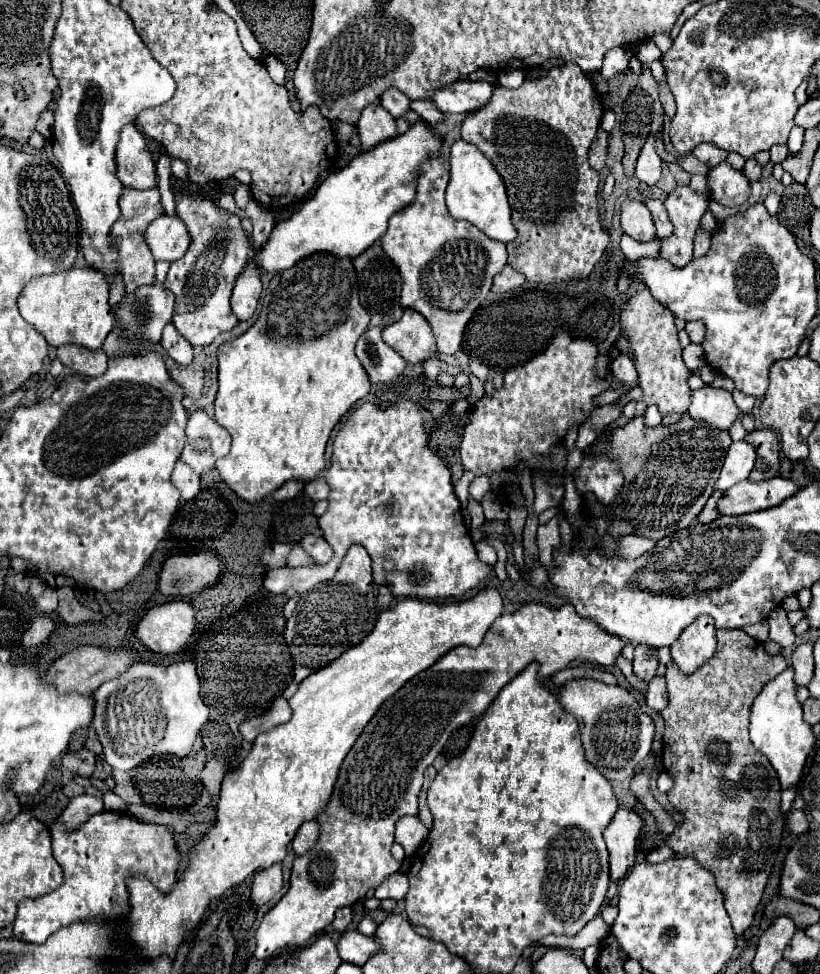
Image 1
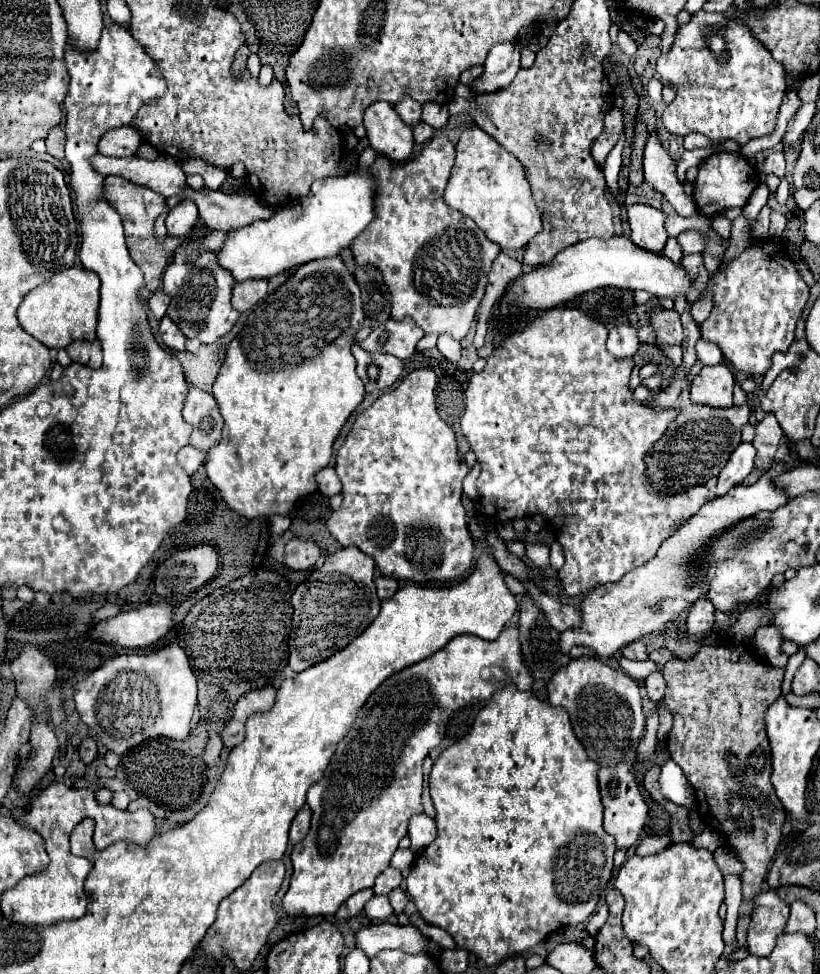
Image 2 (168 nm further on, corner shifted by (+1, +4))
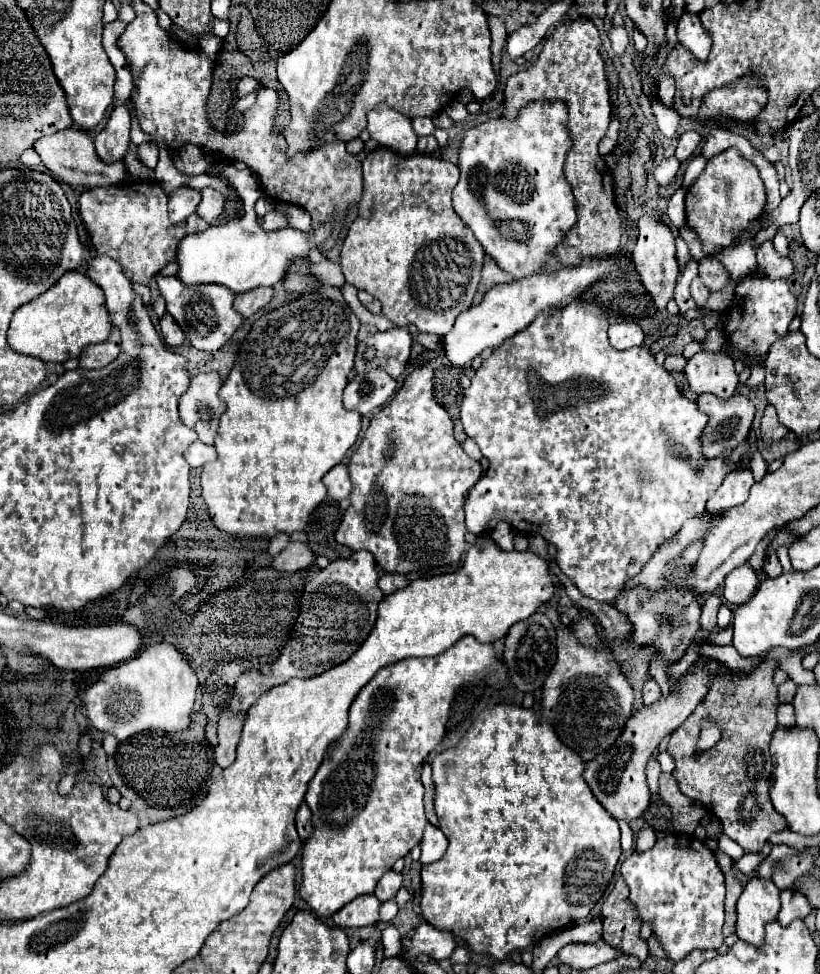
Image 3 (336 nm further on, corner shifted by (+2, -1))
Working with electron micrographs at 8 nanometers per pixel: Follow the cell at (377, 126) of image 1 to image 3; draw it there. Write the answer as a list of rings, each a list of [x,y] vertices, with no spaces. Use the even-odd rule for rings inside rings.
[[[378,103],[368,113],[368,131],[380,147],[394,149],[400,155],[412,155],[416,151],[418,135],[412,129],[412,119],[386,103]]]

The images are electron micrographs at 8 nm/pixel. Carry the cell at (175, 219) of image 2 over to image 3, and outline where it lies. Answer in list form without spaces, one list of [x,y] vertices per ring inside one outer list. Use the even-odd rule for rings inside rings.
[[[178,187],[168,195],[168,209],[170,209],[170,221],[182,223],[188,215],[196,213],[196,207],[200,203],[200,191],[192,187]]]

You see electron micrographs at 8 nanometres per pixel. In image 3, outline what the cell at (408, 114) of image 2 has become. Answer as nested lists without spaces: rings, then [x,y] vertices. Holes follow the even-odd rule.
[[[416,117],[416,119],[412,119],[412,125],[418,135],[432,135],[434,133],[434,123],[430,117]]]

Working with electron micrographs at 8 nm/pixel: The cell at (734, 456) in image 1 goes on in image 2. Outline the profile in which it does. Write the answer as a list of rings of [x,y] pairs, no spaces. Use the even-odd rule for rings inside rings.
[[[741,442],[735,452],[731,454],[729,462],[725,464],[725,468],[721,470],[719,478],[717,478],[717,494],[723,496],[727,490],[731,490],[735,484],[743,482],[751,470],[753,470],[753,460],[755,460],[755,448],[747,442]]]

